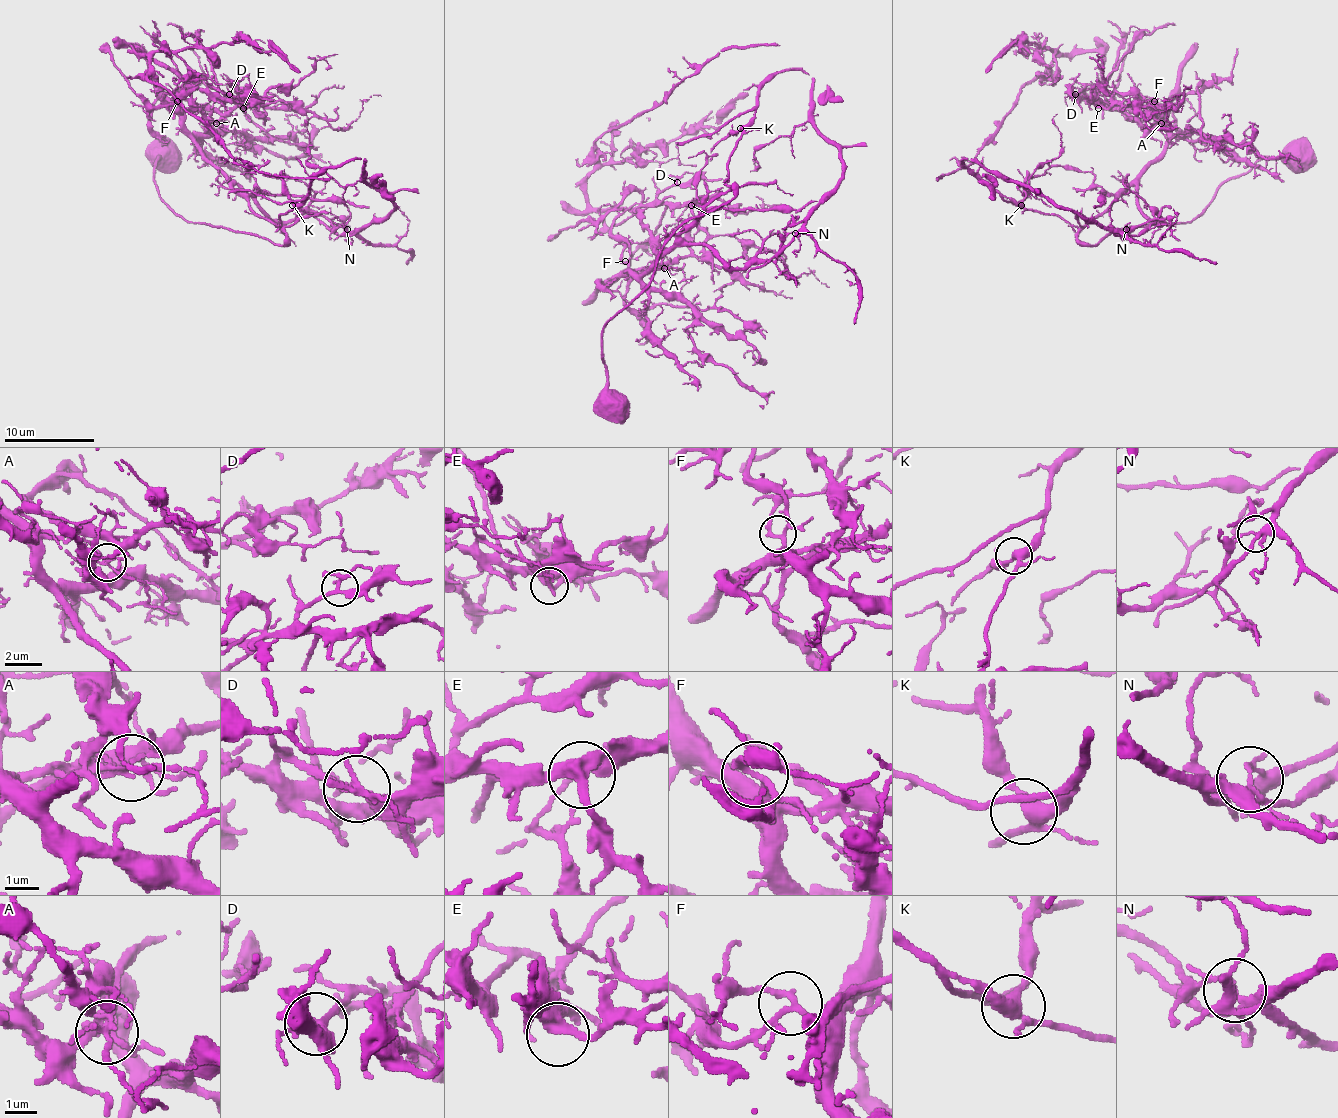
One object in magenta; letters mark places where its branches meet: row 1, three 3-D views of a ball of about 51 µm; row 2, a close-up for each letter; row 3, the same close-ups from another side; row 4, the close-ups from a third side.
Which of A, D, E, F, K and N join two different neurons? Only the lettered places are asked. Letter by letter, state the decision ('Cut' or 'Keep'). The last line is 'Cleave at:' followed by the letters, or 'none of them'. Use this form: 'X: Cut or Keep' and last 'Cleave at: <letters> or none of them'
A: Cut
D: Keep
E: Keep
F: Keep
K: Keep
N: Cut
Cleave at: A, N

